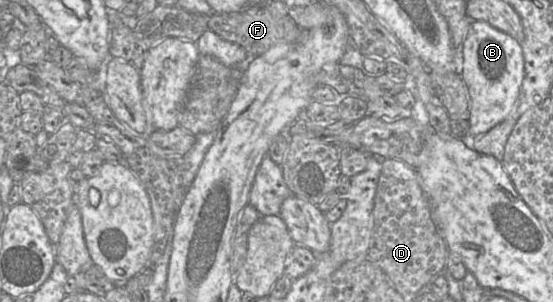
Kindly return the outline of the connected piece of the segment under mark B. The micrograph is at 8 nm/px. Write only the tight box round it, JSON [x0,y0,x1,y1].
[462,21,525,137]

